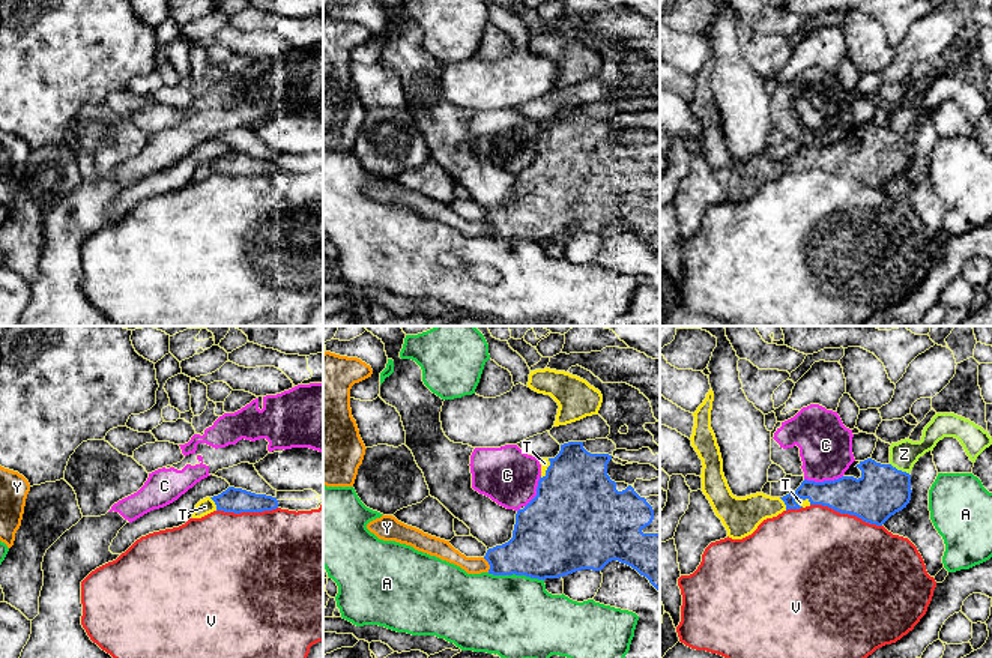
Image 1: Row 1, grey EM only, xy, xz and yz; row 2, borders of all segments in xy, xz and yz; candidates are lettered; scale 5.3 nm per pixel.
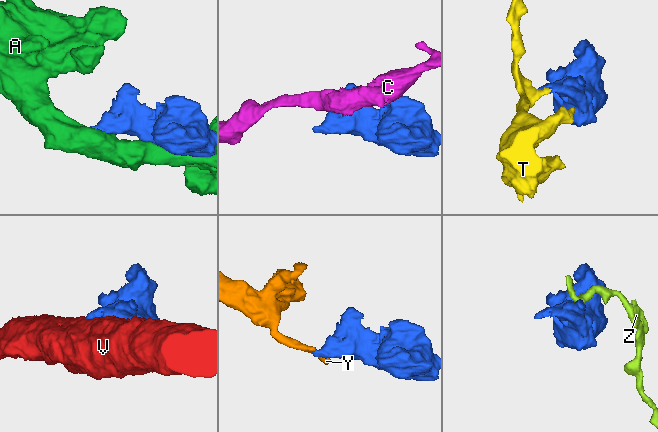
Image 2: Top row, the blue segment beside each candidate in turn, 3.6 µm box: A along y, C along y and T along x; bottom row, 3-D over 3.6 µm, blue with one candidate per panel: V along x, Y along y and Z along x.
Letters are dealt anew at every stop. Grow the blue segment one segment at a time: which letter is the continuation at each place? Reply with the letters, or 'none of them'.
T

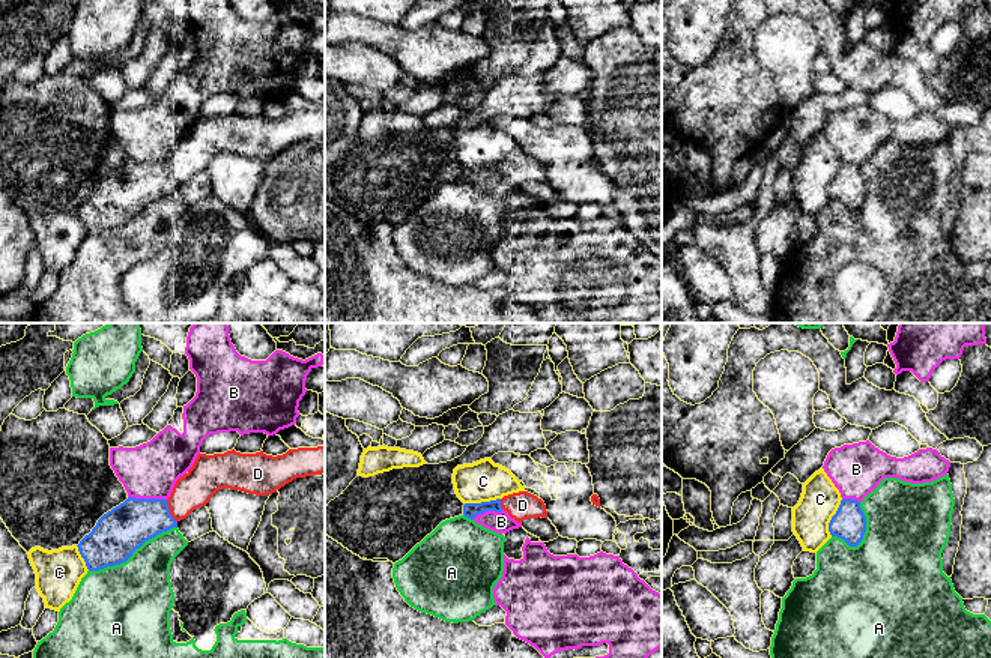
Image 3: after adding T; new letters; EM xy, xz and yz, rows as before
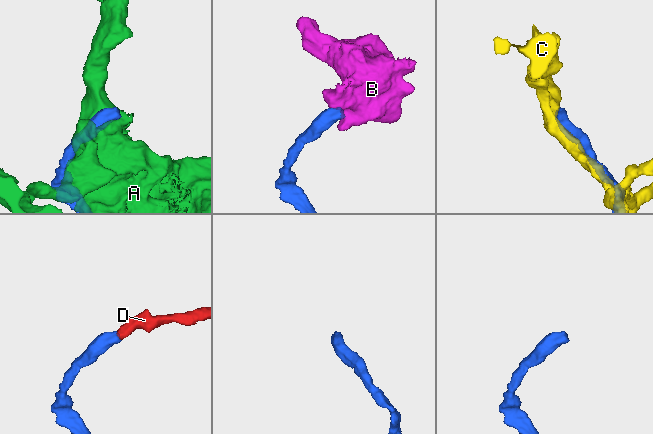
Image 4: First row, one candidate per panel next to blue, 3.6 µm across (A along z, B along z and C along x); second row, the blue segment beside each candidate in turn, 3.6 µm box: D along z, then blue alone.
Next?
D

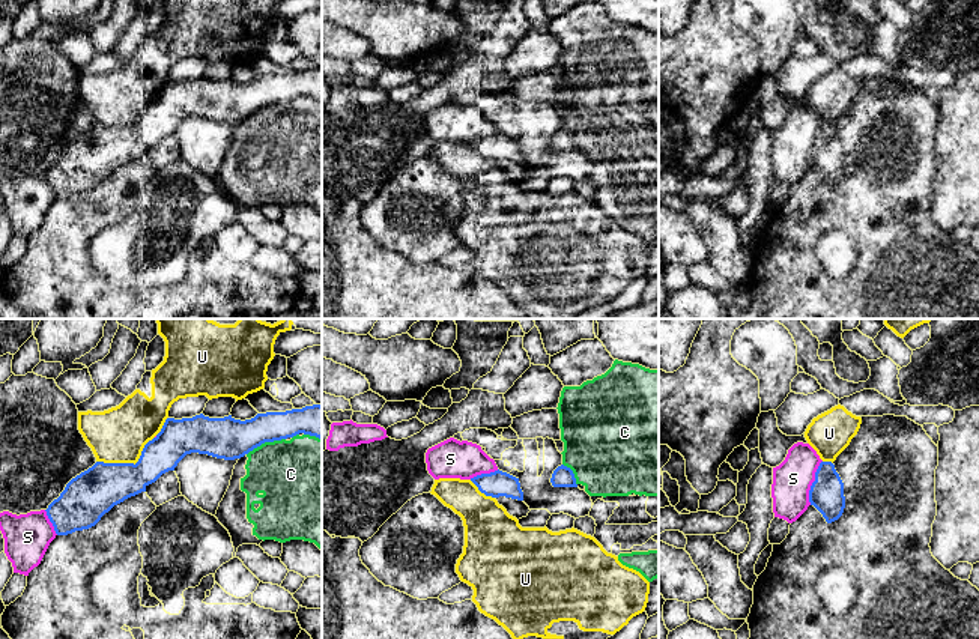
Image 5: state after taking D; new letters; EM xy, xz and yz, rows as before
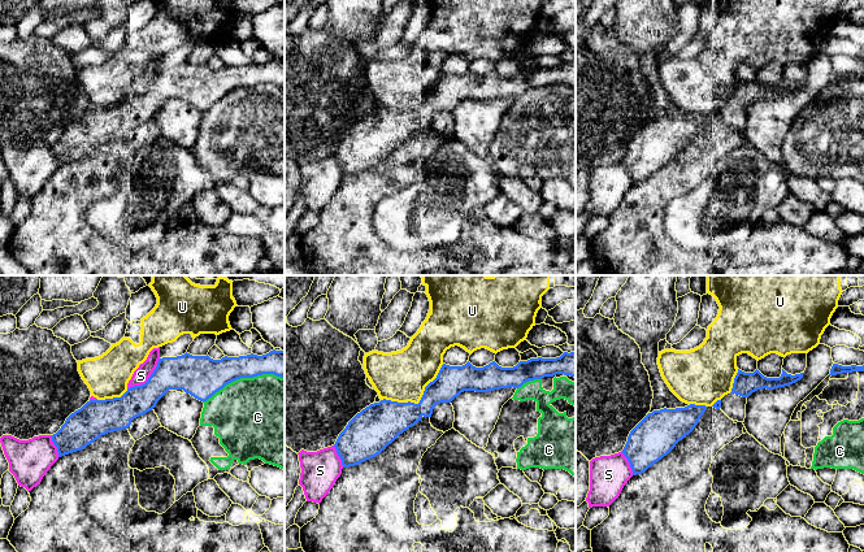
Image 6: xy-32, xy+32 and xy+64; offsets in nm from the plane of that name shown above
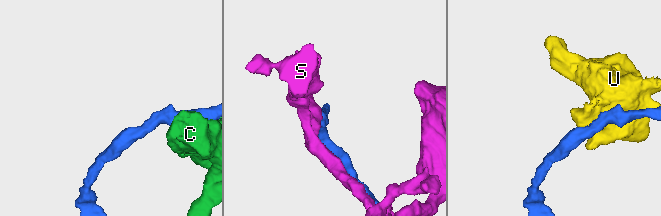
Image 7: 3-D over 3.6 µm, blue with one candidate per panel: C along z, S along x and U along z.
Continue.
none of them

